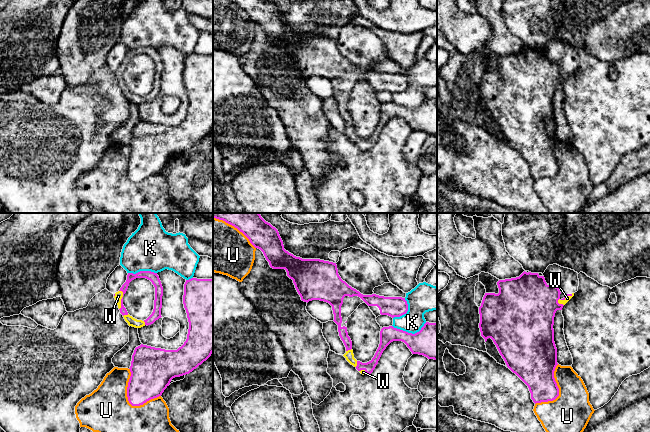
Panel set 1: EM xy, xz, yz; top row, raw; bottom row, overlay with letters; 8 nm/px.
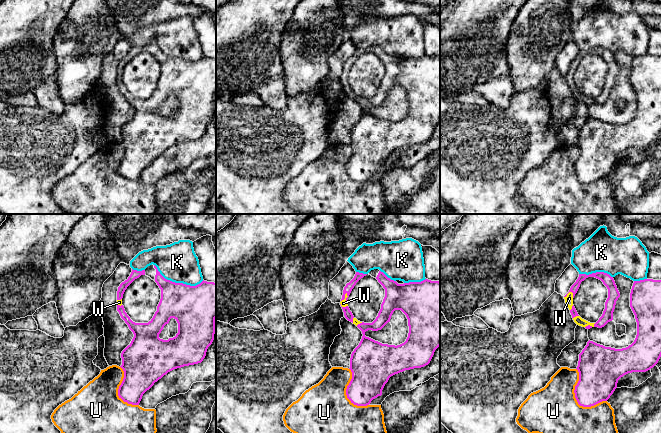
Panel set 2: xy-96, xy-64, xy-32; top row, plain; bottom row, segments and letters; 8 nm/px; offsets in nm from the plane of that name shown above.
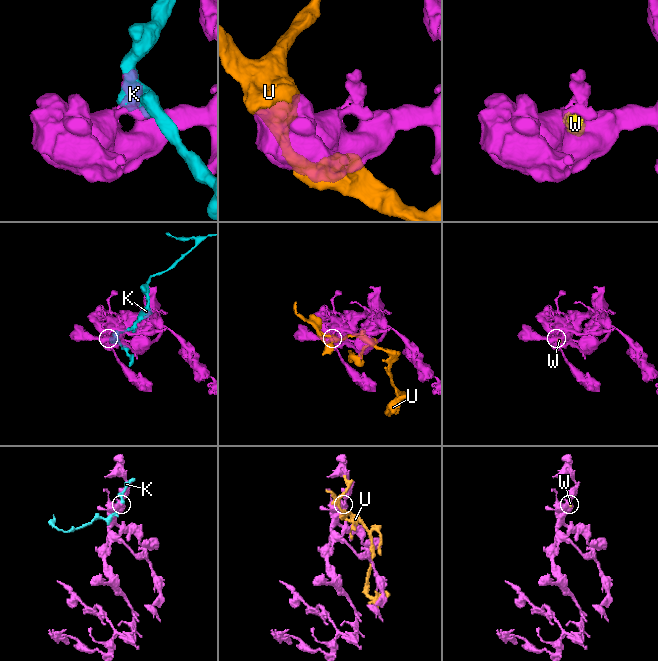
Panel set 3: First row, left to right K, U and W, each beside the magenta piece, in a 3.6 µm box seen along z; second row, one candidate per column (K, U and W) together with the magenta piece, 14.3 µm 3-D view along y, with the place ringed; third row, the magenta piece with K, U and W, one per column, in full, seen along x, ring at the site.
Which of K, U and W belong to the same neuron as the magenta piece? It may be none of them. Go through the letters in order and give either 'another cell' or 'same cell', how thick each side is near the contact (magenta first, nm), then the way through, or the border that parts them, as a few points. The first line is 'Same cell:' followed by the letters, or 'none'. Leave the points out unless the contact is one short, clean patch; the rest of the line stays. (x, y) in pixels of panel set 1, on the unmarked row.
Same cell: W
K: another cell; calibres 300 and 180 nm
U: another cell; calibres 300 and 420 nm
W: same cell; calibres 60 and 70 nm

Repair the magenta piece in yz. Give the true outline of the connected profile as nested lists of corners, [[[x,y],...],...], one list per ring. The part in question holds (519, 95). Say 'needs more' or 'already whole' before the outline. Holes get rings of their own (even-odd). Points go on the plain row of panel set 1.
needs more; [[[524,47],[516,54],[499,56],[497,61],[499,69],[485,69],[479,83],[481,112],[485,118],[488,114],[493,116],[507,143],[528,162],[531,175],[535,180],[553,177],[559,172],[559,164],[554,154],[554,147],[558,141],[557,124],[554,118],[554,93],[556,87],[562,86],[574,69],[567,70],[561,75],[558,63],[550,62],[544,52],[529,47]]]

